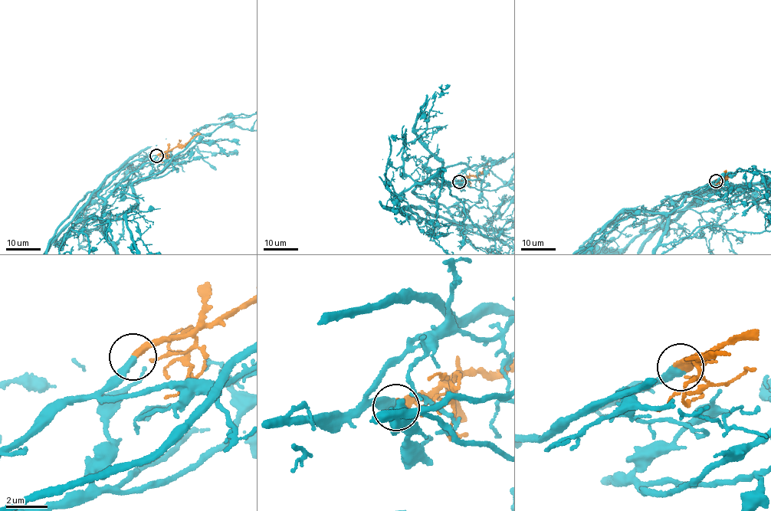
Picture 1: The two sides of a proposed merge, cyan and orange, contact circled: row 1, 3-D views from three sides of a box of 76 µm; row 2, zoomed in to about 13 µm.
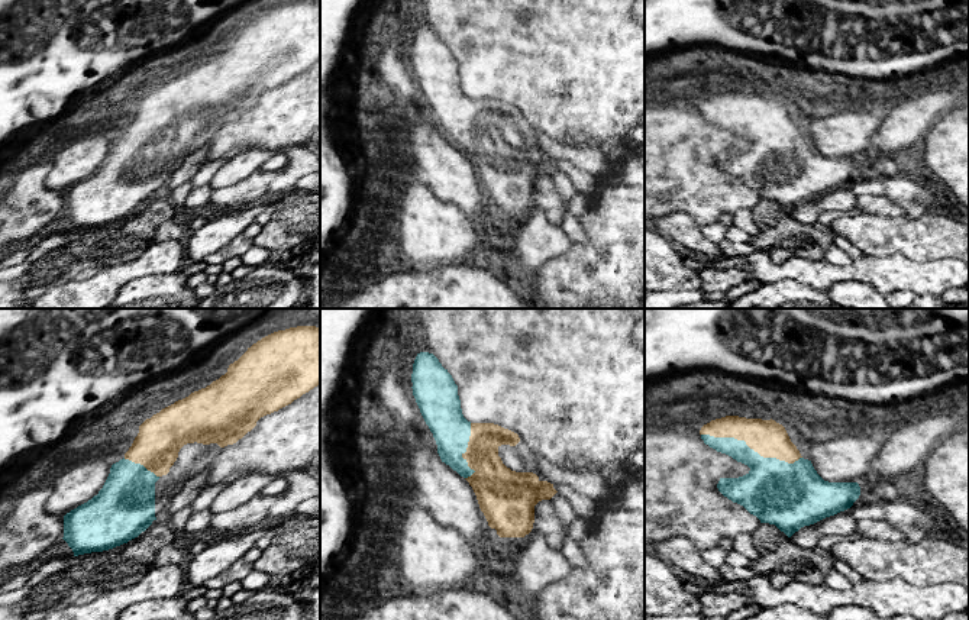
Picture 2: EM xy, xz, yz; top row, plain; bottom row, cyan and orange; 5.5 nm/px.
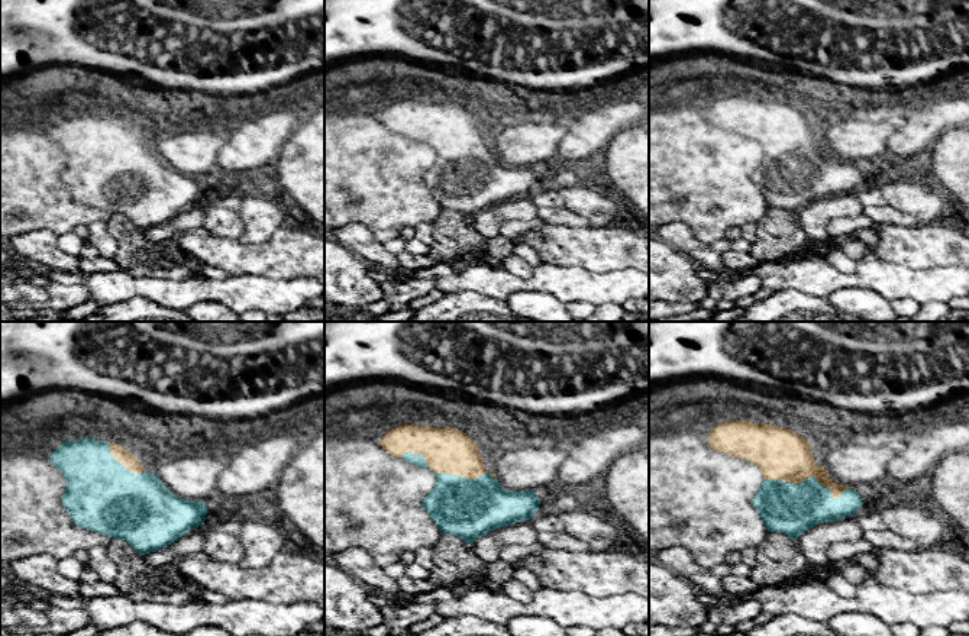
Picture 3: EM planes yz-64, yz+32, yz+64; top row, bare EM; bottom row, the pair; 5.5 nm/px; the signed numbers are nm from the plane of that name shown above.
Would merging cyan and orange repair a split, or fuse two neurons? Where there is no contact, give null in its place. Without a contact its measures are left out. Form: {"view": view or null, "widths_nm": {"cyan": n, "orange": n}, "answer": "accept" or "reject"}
{"view": "yz", "widths_nm": {"cyan": 320, "orange": 200}, "answer": "accept"}

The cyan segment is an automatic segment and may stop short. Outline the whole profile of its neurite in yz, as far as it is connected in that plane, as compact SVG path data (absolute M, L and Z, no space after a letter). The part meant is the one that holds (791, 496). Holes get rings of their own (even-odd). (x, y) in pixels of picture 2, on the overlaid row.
M726 416L711 420L700 430L705 445L750 468L739 478L720 478L718 491L743 506L760 523L775 524L791 537L804 526L814 524L853 506L860 495L857 482L829 482L804 459L785 427L775 420Z

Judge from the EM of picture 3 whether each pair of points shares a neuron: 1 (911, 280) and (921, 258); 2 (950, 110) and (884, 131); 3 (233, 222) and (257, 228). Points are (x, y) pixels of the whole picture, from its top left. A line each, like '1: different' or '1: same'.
1: different
2: different
3: different

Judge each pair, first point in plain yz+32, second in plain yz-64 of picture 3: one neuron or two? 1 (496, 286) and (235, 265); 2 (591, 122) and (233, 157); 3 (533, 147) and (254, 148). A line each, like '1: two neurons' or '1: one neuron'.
1: two neurons
2: one neuron
3: two neurons

